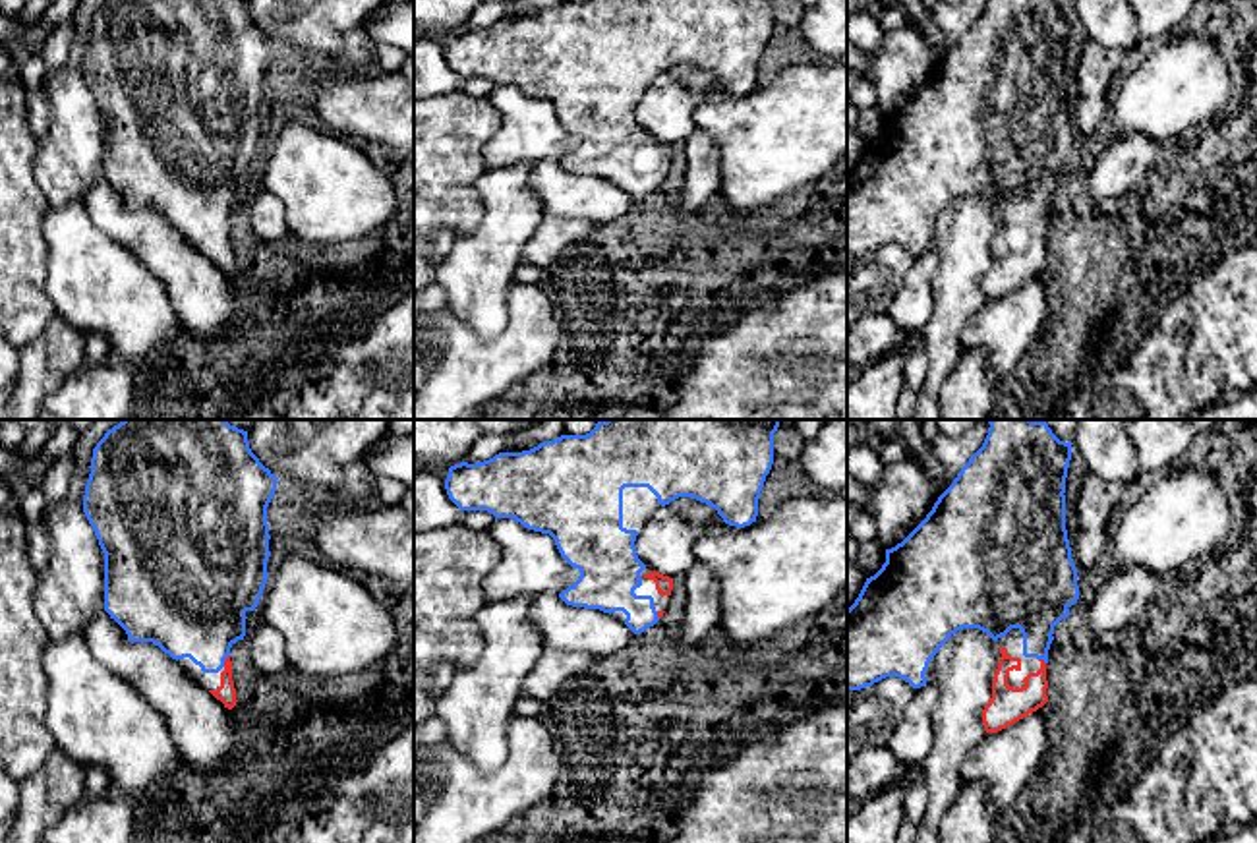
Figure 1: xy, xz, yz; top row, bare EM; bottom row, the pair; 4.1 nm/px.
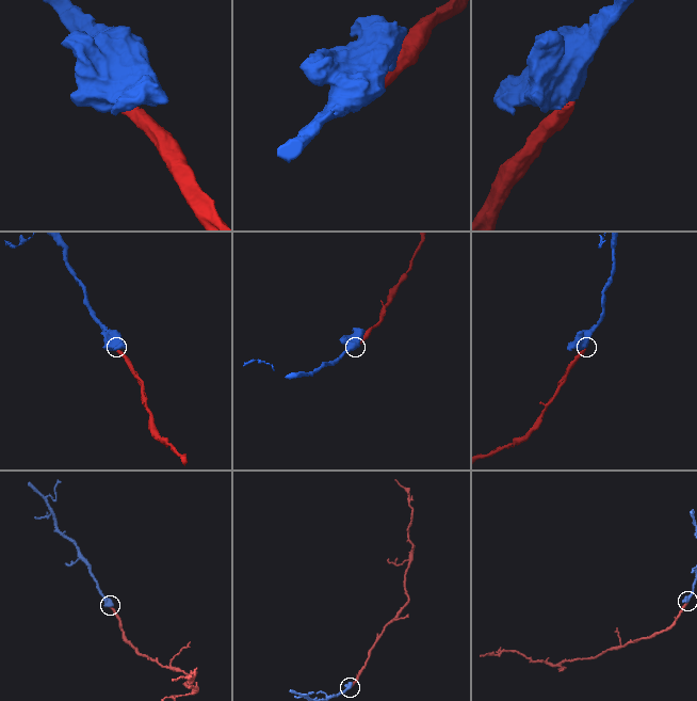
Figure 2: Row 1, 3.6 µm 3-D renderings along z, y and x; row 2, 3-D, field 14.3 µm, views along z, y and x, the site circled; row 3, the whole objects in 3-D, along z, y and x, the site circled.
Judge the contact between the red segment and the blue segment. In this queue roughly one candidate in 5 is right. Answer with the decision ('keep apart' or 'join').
join

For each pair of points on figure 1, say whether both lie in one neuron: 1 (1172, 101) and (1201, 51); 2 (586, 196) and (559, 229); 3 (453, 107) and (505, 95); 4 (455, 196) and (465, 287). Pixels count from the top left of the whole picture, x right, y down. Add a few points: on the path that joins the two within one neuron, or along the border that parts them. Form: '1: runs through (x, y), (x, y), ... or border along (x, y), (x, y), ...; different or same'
1: runs through (1174, 89), (1186, 78), (1192, 62); same
2: border along (546, 217), (575, 217), (594, 223); different
3: border along (490, 97), (499, 115), (499, 128), (484, 144); different
4: border along (476, 190), (482, 219), (451, 236); different

